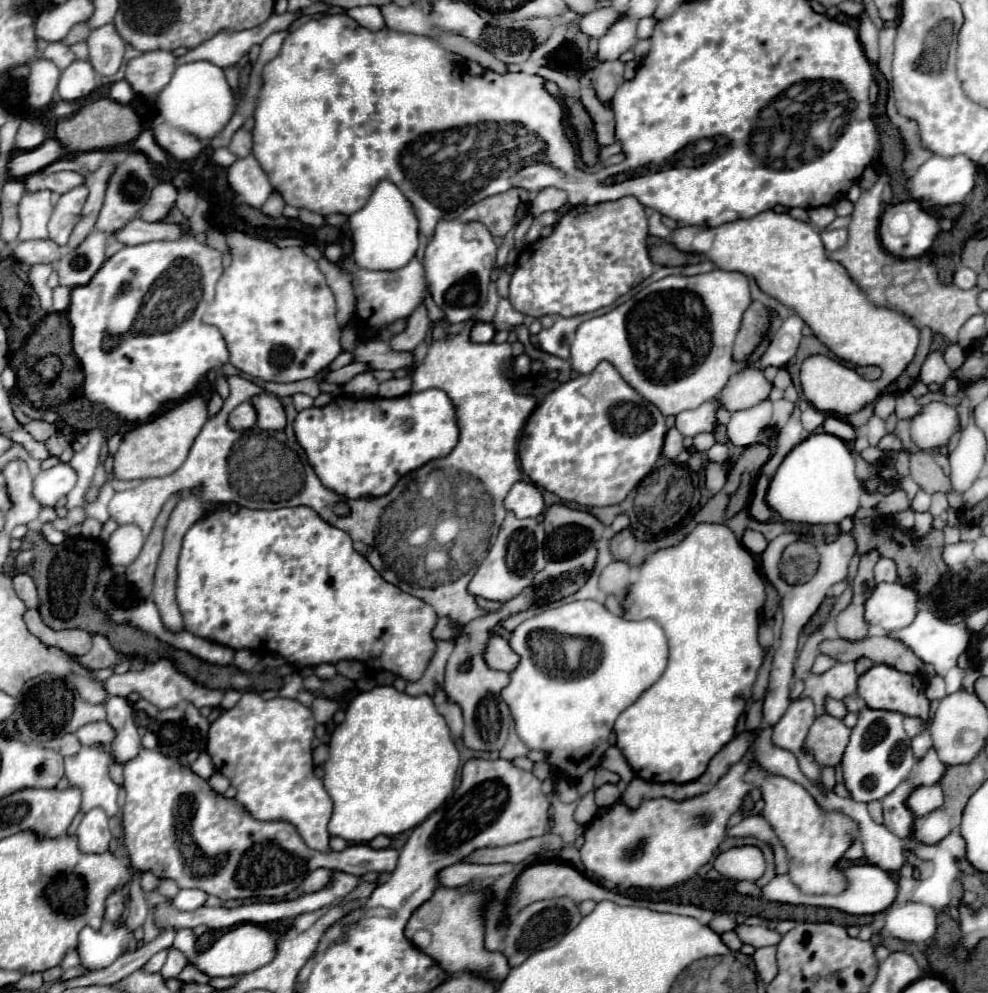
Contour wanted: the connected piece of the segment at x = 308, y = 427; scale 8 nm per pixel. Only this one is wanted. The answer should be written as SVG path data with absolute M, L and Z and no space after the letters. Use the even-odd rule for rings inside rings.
M429 388L429 390L423 390L423 392L413 392L413 394L405 394L405 396L399 396L399 398L381 398L381 396L365 396L365 398L353 398L353 396L347 396L347 394L343 394L343 396L337 396L337 398L333 398L333 402L329 402L327 406L321 406L321 408L317 408L317 406L313 406L313 408L307 408L307 410L301 410L299 414L297 414L297 418L295 418L295 422L293 422L293 430L295 430L295 436L297 436L297 440L299 440L299 444L303 446L303 450L305 450L305 454L307 454L307 460L309 460L309 464L313 466L313 470L315 470L315 466L317 466L317 476L319 476L319 480L325 484L325 488L329 488L329 490L333 490L333 492L337 492L339 496L345 496L345 498L349 498L349 500L357 500L357 498L365 498L365 500L373 500L373 498L381 498L381 496L385 496L385 494L389 494L391 492L391 488L399 482L399 478L403 478L405 474L409 474L409 472L413 472L413 470L417 470L417 468L421 468L423 464L427 464L429 460L435 460L435 458L443 458L443 456L449 456L449 452L457 446L457 440L459 440L459 424L457 424L457 416L455 416L455 406L453 406L453 402L451 402L451 398L443 392L443 390L439 390L439 388Z

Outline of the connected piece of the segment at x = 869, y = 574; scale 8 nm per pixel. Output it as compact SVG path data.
M875 550L869 552L869 554L865 554L865 556L861 556L857 580L869 580L871 582L871 578L873 578L873 566L877 564L877 560L879 560L879 554Z

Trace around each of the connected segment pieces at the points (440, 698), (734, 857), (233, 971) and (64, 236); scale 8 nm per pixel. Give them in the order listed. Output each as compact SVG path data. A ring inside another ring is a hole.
M441 686L433 694L433 702L435 702L437 710L441 712L441 716L445 716L445 720L449 724L449 730L451 730L451 736L457 740L463 732L463 712L461 712L459 704L451 702Z
M735 846L715 858L715 870L729 882L755 882L765 872L765 858L757 846Z
M241 924L241 926L225 932L205 952L195 952L195 934L193 934L193 928L181 928L181 930L177 930L173 948L181 950L189 960L193 960L193 964L201 972L205 972L209 976L239 976L239 974L255 972L257 968L269 964L277 956L277 942L279 942L279 936L275 932L263 928L263 926Z
M73 188L63 194L51 214L49 220L49 238L55 240L59 246L67 244L75 224L81 220L81 210L87 200L87 188Z

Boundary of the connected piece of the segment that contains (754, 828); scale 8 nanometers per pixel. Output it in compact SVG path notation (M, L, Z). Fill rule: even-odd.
M747 816L743 822L729 828L727 834L729 836L757 836L759 840L763 840L771 846L775 846L775 842L777 842L775 834L771 834L771 828L763 816Z

